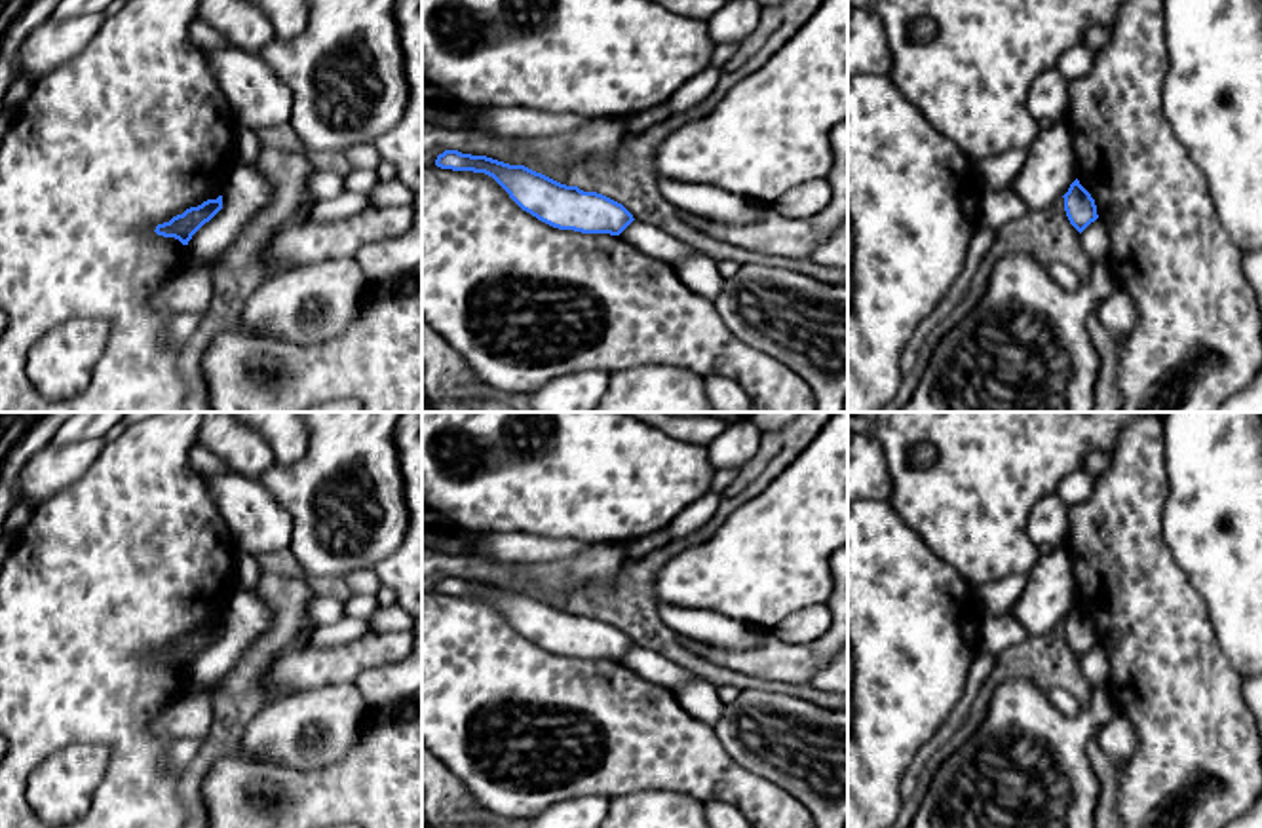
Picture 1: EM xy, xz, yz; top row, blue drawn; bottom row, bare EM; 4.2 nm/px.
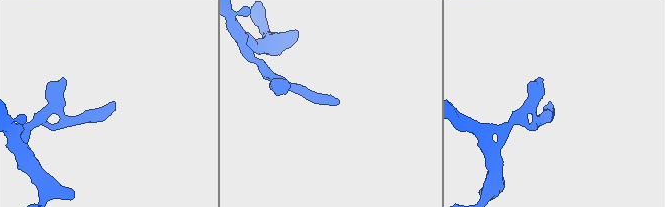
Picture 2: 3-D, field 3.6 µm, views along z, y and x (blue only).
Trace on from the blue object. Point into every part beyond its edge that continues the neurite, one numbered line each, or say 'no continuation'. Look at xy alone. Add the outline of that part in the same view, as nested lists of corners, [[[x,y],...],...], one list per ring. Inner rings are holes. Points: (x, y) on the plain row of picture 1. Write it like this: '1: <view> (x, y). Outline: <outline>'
no continuation

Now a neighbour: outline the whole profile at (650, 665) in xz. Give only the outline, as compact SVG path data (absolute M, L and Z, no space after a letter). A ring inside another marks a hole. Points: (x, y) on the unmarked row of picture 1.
M633 646L620 663L637 676L671 691L698 680L694 672L677 665L669 657L641 646Z

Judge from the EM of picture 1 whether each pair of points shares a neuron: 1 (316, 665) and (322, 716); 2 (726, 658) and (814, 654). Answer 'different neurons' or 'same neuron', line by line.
1: different neurons
2: same neuron

